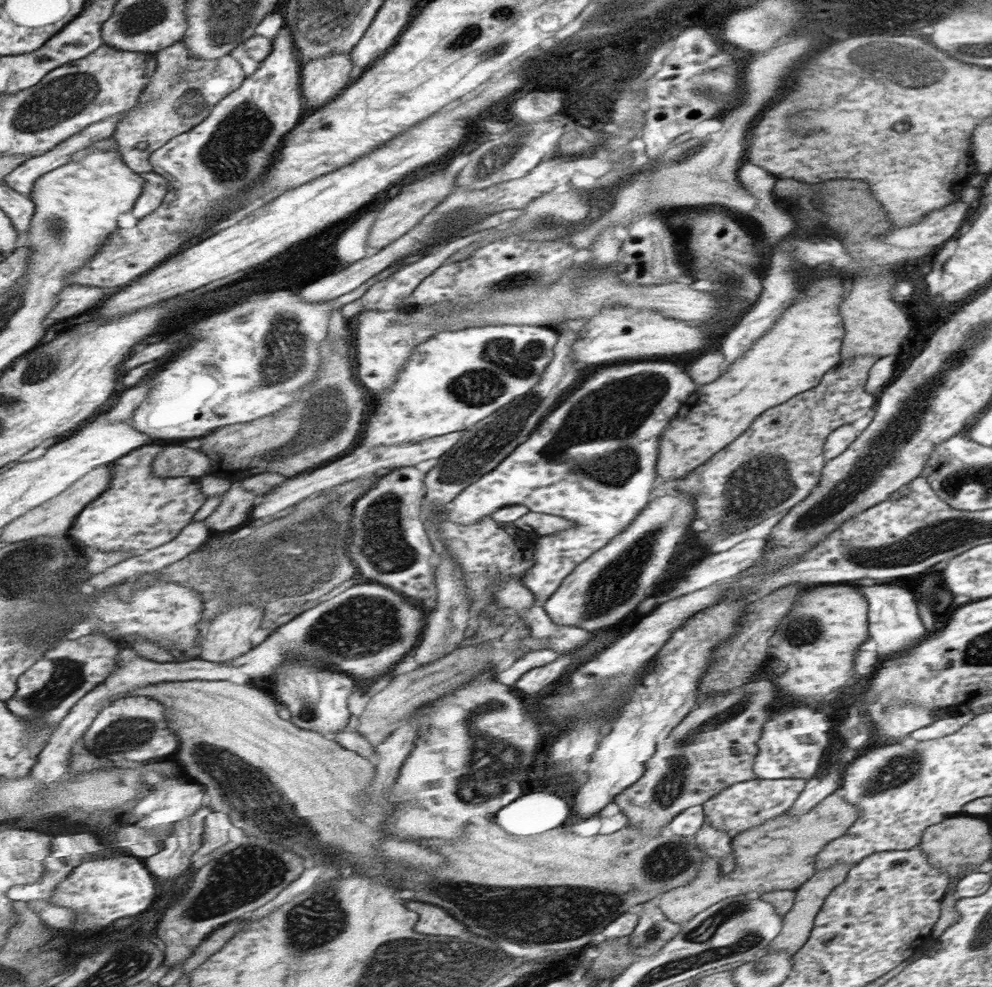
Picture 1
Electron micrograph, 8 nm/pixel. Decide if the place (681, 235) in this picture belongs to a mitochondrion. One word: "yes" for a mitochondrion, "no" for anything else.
no

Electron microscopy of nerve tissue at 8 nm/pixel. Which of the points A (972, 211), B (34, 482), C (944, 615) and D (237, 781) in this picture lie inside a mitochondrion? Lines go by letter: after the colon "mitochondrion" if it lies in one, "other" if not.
A: other
B: other
C: other
D: mitochondrion

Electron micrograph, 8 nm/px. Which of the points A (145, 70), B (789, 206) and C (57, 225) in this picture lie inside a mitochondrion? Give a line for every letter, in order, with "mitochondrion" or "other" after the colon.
A: other
B: other
C: mitochondrion

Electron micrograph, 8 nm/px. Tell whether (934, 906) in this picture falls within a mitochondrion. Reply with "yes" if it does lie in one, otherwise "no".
no

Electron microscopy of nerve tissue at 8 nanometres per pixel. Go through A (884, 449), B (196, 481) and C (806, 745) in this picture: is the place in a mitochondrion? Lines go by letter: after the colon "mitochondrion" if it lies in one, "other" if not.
A: mitochondrion
B: other
C: other

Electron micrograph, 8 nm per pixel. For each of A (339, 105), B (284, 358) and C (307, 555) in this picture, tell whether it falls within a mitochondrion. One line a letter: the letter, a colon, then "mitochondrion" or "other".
A: other
B: mitochondrion
C: mitochondrion

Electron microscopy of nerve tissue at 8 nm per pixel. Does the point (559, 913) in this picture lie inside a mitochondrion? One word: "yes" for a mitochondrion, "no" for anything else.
yes

